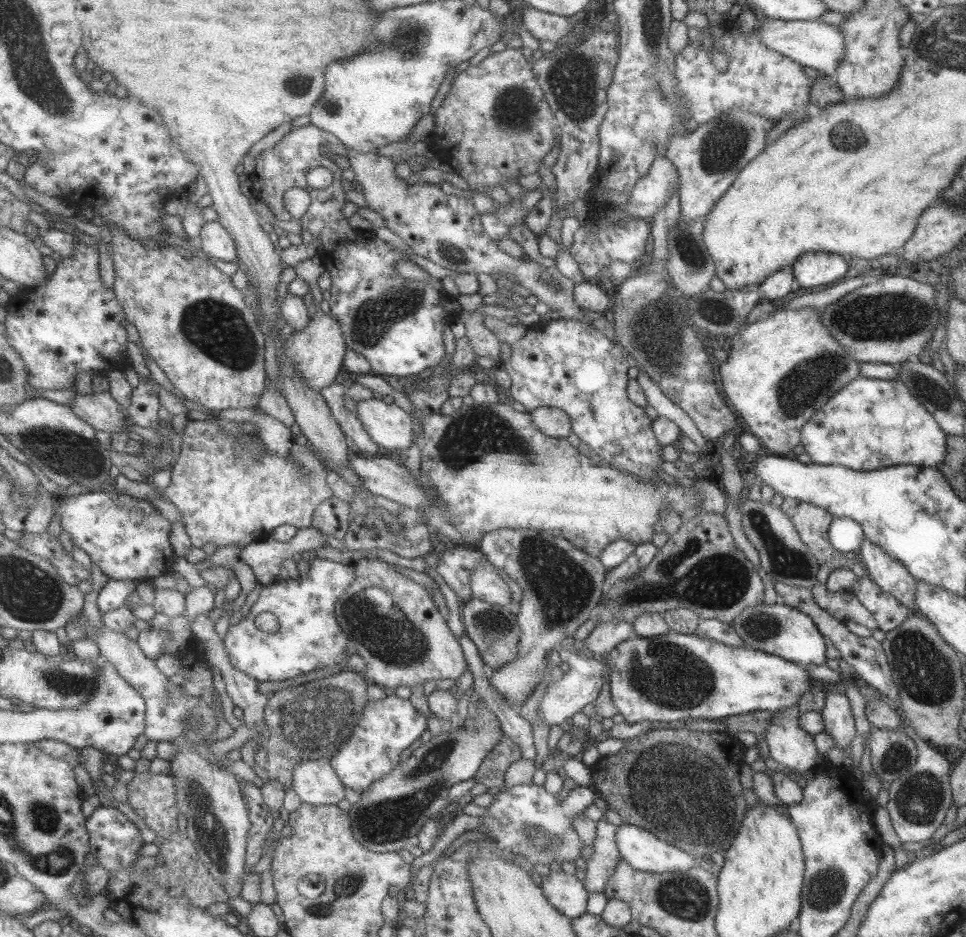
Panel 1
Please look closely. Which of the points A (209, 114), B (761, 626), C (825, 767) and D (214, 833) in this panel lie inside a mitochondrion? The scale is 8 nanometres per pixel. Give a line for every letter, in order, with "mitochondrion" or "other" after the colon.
A: other
B: mitochondrion
C: other
D: mitochondrion

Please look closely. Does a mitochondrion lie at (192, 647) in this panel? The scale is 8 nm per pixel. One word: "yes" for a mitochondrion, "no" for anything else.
no

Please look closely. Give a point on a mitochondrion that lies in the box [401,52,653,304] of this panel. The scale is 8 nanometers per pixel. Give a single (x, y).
(573, 84)

